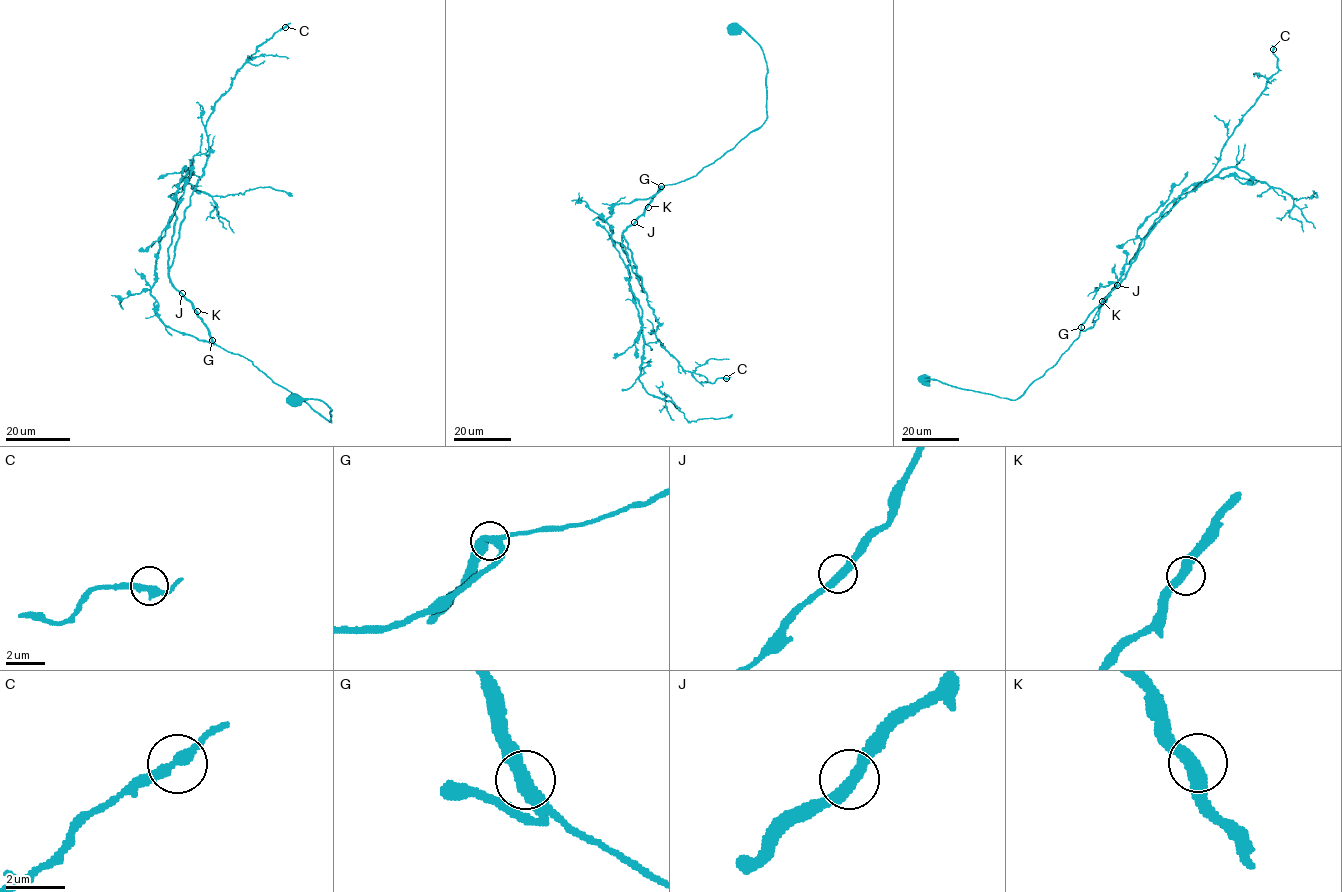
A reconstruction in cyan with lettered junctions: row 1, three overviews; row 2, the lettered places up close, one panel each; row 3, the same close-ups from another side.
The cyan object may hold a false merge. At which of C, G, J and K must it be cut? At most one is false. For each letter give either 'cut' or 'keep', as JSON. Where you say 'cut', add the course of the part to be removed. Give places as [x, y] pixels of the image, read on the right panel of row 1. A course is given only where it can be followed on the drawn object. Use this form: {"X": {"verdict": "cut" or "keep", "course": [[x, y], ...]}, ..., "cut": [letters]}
{"C": {"verdict": "keep"}, "G": {"verdict": "keep"}, "J": {"verdict": "keep"}, "K": {"verdict": "keep"}, "cut": []}

